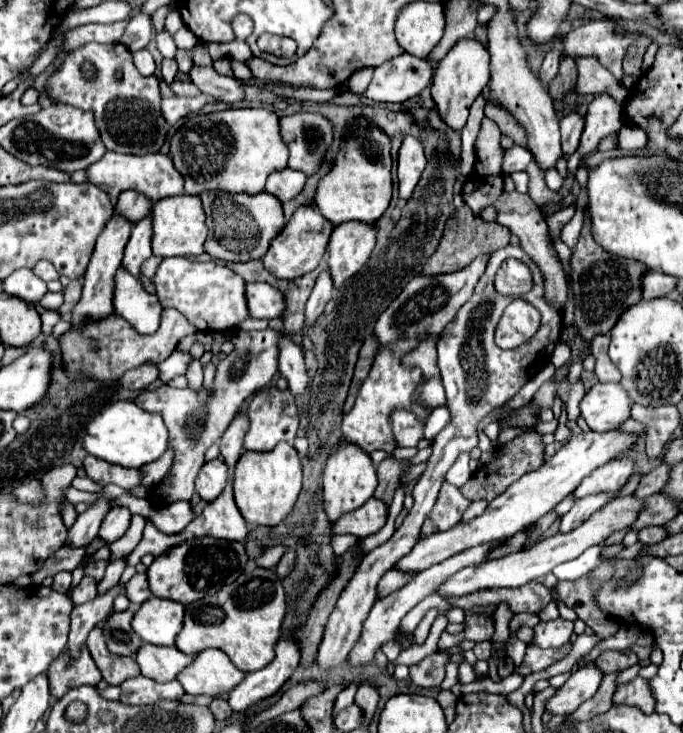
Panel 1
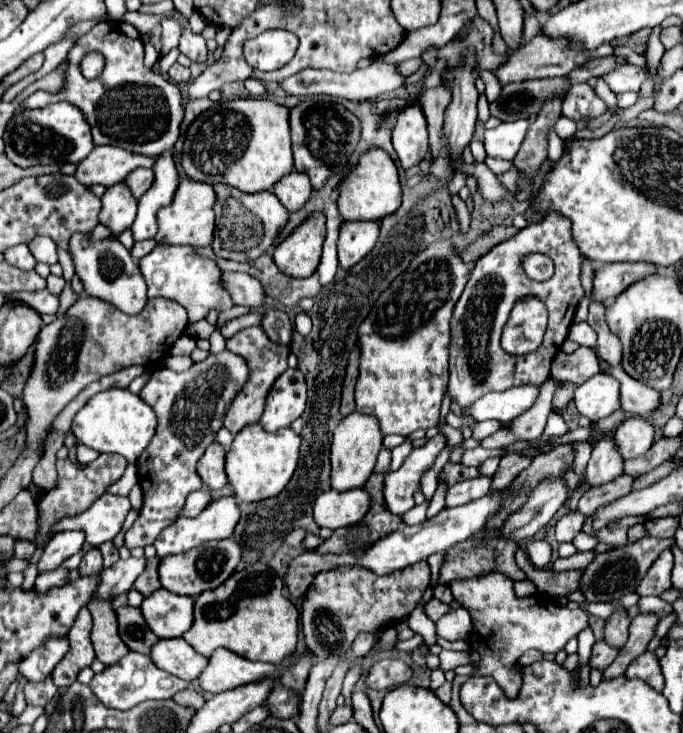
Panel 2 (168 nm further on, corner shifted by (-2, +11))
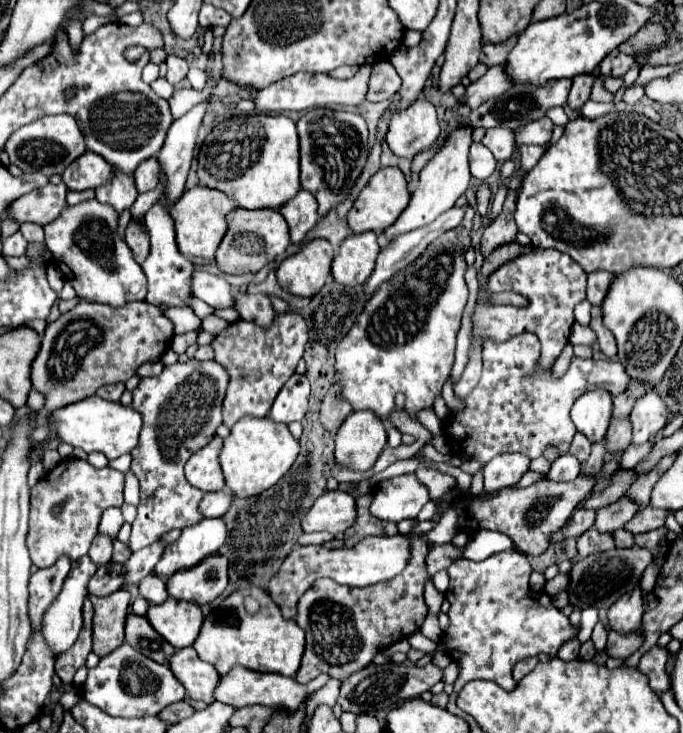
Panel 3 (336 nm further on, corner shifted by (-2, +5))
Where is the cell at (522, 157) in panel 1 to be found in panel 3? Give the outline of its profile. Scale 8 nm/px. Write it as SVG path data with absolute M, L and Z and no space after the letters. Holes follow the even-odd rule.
M491 128L491 130L485 132L481 144L487 146L499 162L509 160L511 154L513 154L513 150L515 150L513 130L507 130L507 128Z

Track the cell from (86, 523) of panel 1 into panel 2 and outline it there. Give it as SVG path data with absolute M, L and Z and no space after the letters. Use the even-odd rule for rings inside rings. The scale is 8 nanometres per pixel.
M65 530L65 532L55 534L39 560L39 572L59 568L59 564L63 560L67 560L69 556L73 556L75 552L81 550L83 542L85 542L83 530Z

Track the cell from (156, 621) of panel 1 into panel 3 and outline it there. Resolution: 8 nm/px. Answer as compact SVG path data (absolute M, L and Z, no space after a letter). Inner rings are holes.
M167 598L163 604L153 604L147 612L151 626L177 650L187 648L195 642L203 618L205 616L199 604L175 598Z

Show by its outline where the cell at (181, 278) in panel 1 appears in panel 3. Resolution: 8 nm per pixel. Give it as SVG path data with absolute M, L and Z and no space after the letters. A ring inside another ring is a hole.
M159 200L147 214L145 214L145 224L151 234L151 254L147 256L145 264L145 274L149 282L149 292L147 292L147 302L159 306L185 306L185 300L191 298L191 288L187 286L191 274L193 274L193 264L189 258L185 258L175 244L175 224L171 218L171 202L169 200Z

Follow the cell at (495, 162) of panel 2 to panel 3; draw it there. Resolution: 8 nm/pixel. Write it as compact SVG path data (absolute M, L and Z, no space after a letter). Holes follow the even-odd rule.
M473 142L471 150L469 150L469 166L471 166L471 174L479 180L485 180L493 174L497 160L493 158L493 154L481 144L481 142Z

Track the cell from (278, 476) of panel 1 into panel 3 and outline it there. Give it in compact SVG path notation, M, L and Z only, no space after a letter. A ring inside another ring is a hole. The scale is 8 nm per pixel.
M243 416L225 438L219 462L225 474L227 488L241 498L255 496L267 488L271 488L295 462L299 454L299 442L291 436L287 424L277 424L271 418L253 418Z

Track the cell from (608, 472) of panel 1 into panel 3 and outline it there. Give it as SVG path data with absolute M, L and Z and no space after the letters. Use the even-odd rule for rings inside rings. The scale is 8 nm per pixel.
M655 390L639 396L631 410L633 444L645 444L651 434L659 432L667 424L667 416L667 406Z

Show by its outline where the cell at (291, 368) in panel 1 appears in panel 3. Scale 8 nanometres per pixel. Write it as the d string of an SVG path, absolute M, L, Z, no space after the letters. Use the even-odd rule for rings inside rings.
M235 292L235 310L243 320L251 320L261 326L269 326L269 322L273 322L273 316L275 316L271 302L265 294Z

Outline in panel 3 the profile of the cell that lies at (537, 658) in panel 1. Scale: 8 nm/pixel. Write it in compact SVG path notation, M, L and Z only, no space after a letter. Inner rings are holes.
M525 658L525 660L517 662L517 664L513 666L513 678L515 678L515 682L519 682L525 674L529 674L529 672L535 668L537 662L539 662L537 658Z

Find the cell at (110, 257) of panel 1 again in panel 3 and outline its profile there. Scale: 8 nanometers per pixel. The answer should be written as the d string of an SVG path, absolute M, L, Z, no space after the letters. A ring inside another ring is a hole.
M113 170L113 172L115 174L111 176L111 180L95 190L95 198L99 198L99 202L107 202L107 204L115 206L115 210L123 212L125 208L131 208L131 204L135 202L137 188L133 182L133 174L125 174L121 170Z

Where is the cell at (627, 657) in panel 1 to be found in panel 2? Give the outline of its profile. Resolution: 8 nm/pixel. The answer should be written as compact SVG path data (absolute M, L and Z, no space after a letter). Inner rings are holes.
M625 610L611 614L611 618L607 620L607 626L605 626L605 642L613 648L623 648L623 644L629 638L629 624L631 624L631 620L627 618Z

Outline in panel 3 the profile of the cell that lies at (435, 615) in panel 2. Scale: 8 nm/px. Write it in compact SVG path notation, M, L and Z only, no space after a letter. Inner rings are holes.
M449 502L439 504L443 508L443 516L439 526L429 530L425 536L417 536L411 540L411 556L401 574L387 582L379 582L375 586L351 588L321 578L303 594L299 600L299 610L295 622L307 632L307 646L303 654L301 668L295 676L299 684L307 684L319 674L329 674L329 678L345 680L353 672L363 670L371 664L375 654L387 650L391 644L411 636L417 632L427 616L427 604L423 600L423 586L431 578L425 570L425 554L427 542L451 542L455 536L455 512L449 510Z

